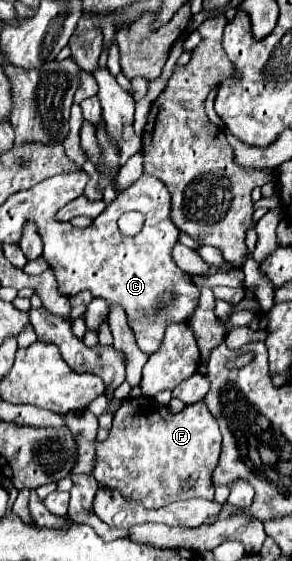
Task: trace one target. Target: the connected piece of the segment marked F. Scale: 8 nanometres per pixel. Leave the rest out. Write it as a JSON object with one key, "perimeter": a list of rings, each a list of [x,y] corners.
{"perimeter":[[[150,397],[126,399],[122,407],[114,413],[114,425],[110,429],[108,439],[96,440],[94,443],[96,461],[94,461],[92,475],[100,485],[118,489],[124,499],[138,501],[146,509],[158,509],[174,501],[192,499],[192,497],[214,499],[212,471],[220,455],[220,443],[222,437],[216,419],[210,415],[210,411],[202,401],[194,405],[186,405],[180,413],[170,413],[168,407],[156,403],[156,399]]]}

